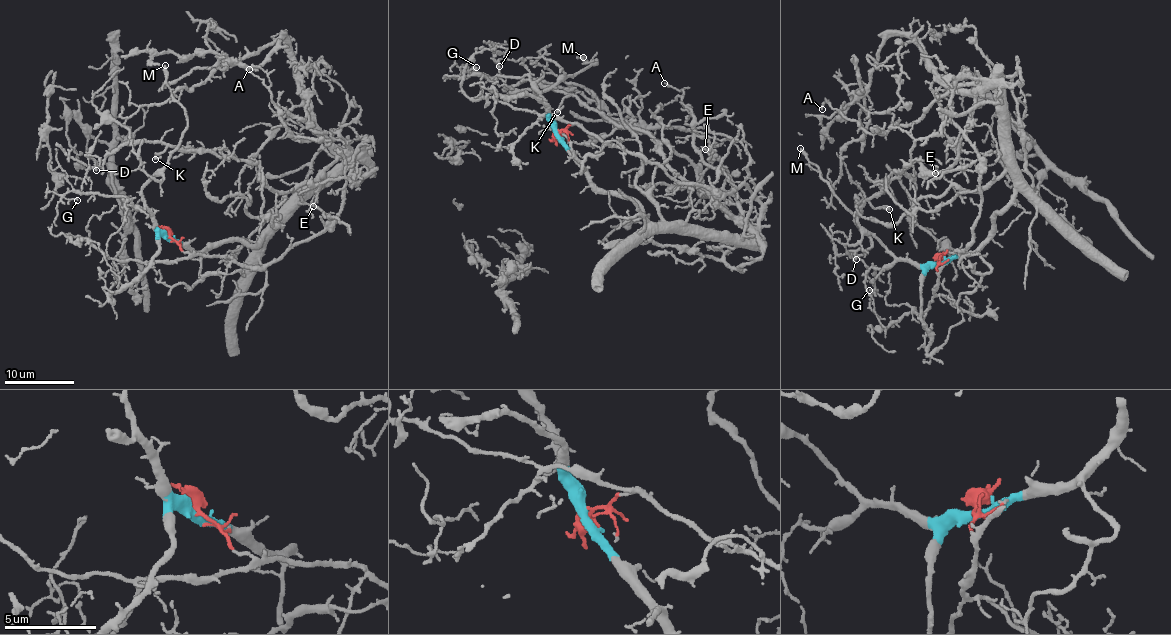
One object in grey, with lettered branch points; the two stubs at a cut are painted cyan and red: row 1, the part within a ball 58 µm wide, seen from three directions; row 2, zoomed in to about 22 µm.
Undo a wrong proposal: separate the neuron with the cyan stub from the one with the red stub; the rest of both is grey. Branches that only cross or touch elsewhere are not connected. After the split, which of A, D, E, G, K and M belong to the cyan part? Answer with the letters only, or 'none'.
A, G, M

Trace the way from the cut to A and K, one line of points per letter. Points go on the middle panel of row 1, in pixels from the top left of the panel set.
A: (557, 132), (598, 188), (648, 219), (750, 233), (733, 184), (694, 146), (684, 91), (664, 83)
K: (557, 132), (579, 123), (723, 195), (748, 185), (760, 225), (684, 181), (645, 132), (574, 96), (557, 112)

